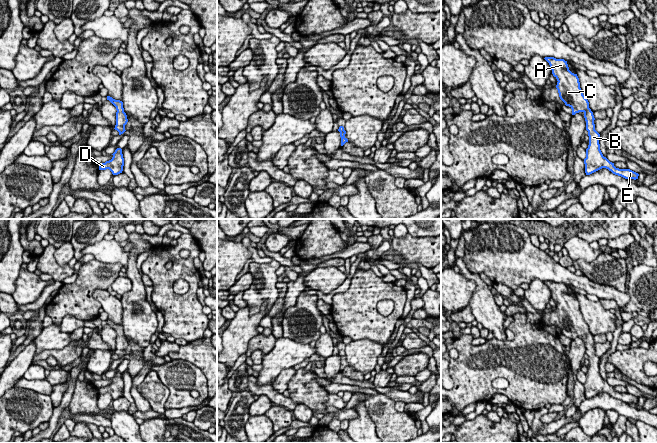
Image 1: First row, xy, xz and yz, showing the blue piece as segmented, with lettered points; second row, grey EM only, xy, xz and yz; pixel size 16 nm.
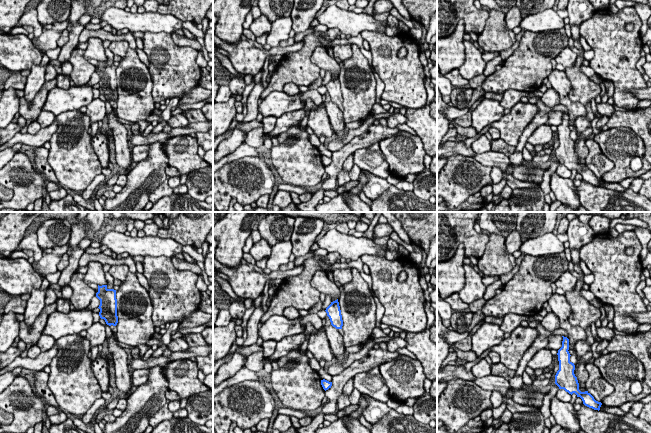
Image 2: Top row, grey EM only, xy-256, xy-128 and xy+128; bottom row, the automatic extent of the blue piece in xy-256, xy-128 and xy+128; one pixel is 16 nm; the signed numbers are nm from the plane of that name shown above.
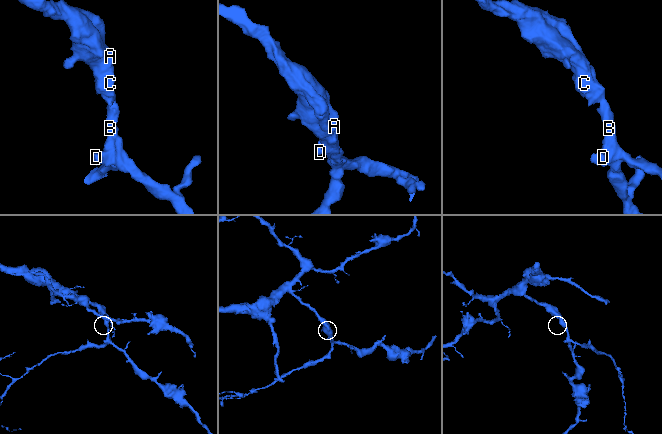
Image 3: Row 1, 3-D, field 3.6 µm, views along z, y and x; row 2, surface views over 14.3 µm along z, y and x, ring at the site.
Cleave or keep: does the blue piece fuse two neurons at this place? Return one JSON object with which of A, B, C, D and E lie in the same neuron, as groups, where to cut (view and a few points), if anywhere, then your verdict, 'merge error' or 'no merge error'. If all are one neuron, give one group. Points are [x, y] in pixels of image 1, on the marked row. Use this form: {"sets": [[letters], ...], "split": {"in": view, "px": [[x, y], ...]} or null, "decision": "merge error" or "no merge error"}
{"sets": [["A", "B", "C", "D", "E"]], "split": null, "decision": "no merge error"}

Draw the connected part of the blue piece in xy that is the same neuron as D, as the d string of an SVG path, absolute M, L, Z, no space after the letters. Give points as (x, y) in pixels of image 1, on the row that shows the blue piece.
M117 148L112 155L113 157L111 160L106 161L105 163L99 164L99 170L109 169L113 175L118 175L122 173L123 166L124 166L122 149Z

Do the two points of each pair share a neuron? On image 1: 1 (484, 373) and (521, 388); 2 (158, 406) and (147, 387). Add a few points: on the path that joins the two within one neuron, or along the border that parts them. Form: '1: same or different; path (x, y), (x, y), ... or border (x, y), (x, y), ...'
1: same; path (493, 372), (505, 372), (512, 379)
2: same; path (157, 401), (157, 397), (152, 392)

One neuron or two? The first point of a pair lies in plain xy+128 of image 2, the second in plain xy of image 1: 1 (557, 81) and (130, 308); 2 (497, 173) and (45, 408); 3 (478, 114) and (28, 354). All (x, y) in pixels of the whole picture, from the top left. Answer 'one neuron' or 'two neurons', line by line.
1: two neurons
2: two neurons
3: two neurons

